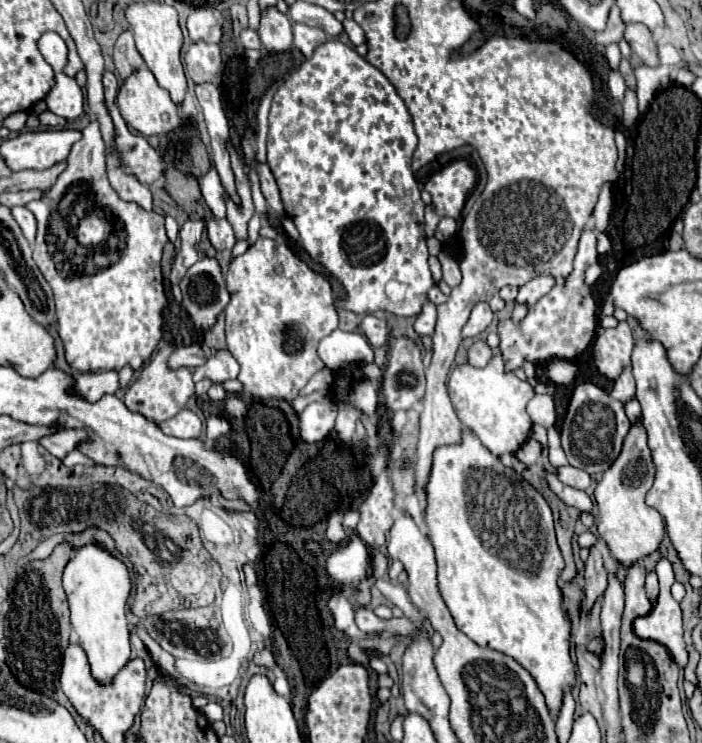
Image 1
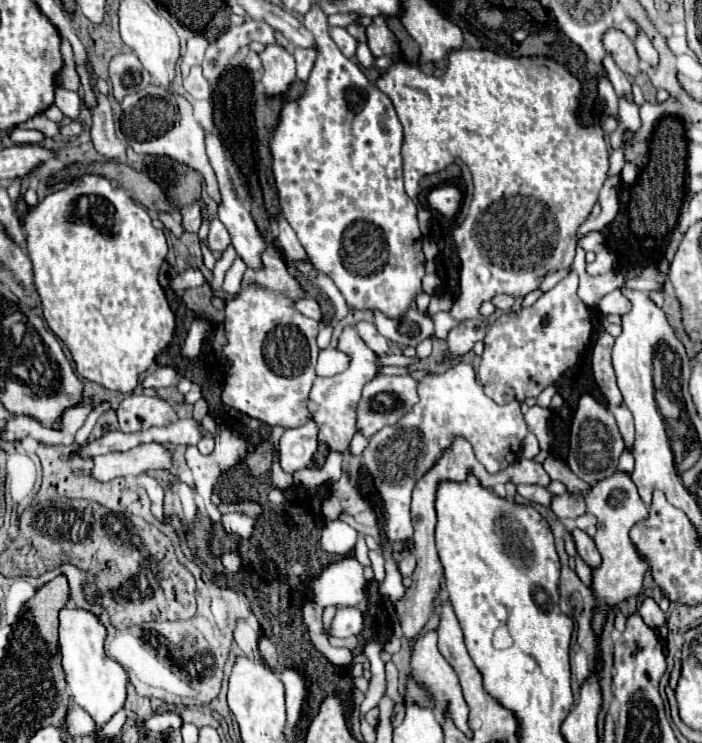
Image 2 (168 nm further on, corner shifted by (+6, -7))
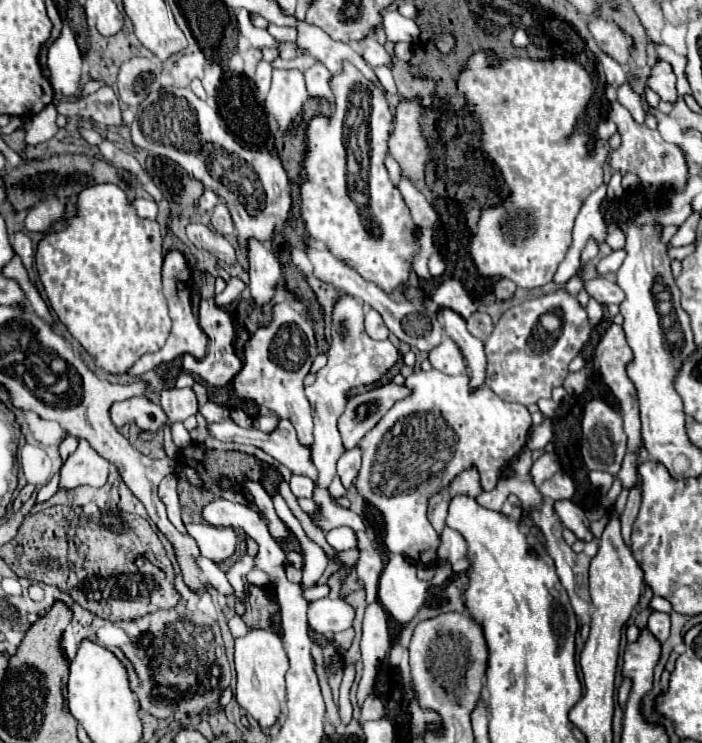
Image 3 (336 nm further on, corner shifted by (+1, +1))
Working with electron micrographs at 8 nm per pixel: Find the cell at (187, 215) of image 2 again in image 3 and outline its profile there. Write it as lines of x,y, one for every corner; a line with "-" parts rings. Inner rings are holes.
204,190
202,198
198,200
198,212
210,212
218,204
218,196
212,190

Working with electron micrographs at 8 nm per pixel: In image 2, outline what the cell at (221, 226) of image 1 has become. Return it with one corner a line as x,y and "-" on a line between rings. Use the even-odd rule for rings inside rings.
213,218
209,224
209,238
207,238
207,246
213,252
223,252
229,246
229,234
225,232
225,226

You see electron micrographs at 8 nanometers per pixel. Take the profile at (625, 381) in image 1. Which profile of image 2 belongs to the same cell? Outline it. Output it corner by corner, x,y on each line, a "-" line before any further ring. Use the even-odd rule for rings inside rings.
615,406
615,408
611,408
611,414
613,414
615,420
617,420
617,426
619,426
619,432
621,432
621,436
623,436
623,442
625,442
627,450
631,450
631,446
633,446
633,436
635,436
631,412
629,412
625,406

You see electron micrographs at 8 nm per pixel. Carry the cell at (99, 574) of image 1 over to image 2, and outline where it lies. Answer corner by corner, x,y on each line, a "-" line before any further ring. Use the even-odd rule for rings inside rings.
71,602
61,610
59,616
59,642
61,642
61,664
65,670
67,690
73,702
83,708
99,726
107,724
117,712
123,710
127,698
127,674
123,666
111,660
103,652
103,642
107,636
105,626
89,612
77,610

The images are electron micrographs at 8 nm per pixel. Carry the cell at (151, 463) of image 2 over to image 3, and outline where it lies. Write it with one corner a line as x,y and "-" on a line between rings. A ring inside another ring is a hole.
80,440
76,452
70,454
62,466
60,486
66,490
82,484
98,488
106,484
108,474
110,474
110,462
102,458
98,452
94,452
94,448
86,440

